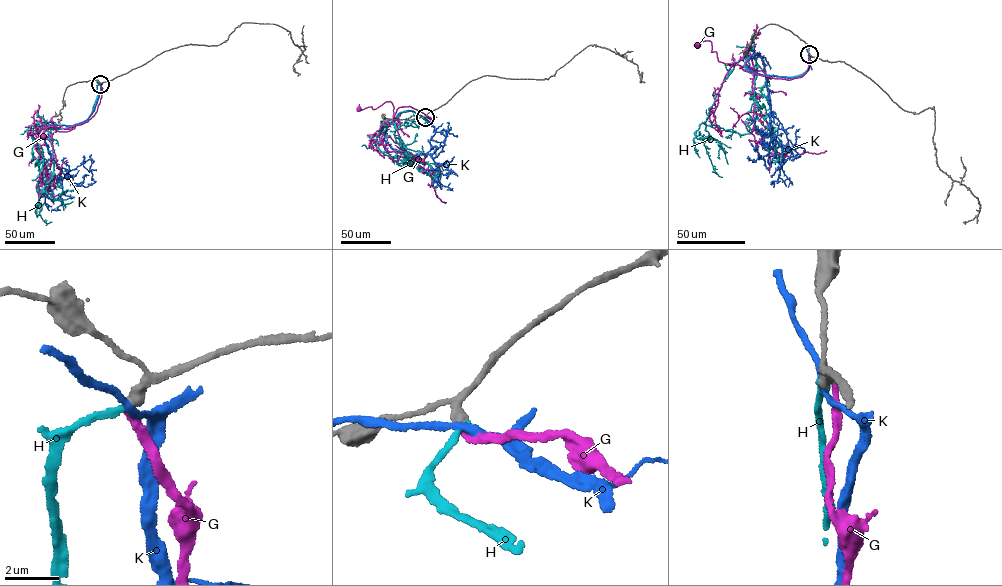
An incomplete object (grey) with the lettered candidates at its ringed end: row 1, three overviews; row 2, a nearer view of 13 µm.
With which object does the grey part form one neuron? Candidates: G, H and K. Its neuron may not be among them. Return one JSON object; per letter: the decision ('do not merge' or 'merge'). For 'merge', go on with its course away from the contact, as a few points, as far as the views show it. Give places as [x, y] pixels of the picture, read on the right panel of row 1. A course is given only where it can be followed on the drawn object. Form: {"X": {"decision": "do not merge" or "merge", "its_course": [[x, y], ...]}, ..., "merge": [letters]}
{"G": {"decision": "merge", "its_course": [[809, 54], [806, 72], [789, 79], [724, 63], [711, 51], [711, 42], [698, 44]]}, "H": {"decision": "do not merge"}, "K": {"decision": "do not merge"}, "merge": ["G"]}

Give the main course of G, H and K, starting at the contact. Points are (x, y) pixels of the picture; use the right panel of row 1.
G: (809, 54), (806, 72), (789, 79), (724, 63), (711, 51), (711, 42), (698, 44)
H: (808, 54), (807, 70), (789, 77), (746, 69), (745, 55), (705, 122), (741, 135), (757, 129), (776, 158)
K: (808, 53), (809, 69), (792, 78), (746, 67), (759, 54), (769, 129), (782, 151), (773, 184)

